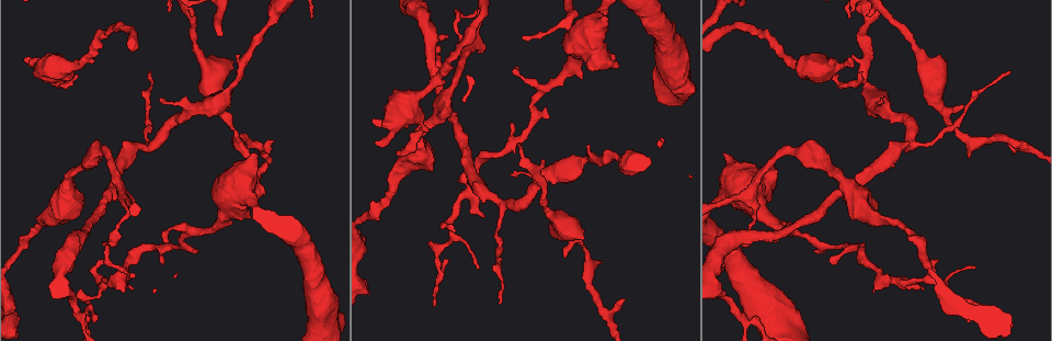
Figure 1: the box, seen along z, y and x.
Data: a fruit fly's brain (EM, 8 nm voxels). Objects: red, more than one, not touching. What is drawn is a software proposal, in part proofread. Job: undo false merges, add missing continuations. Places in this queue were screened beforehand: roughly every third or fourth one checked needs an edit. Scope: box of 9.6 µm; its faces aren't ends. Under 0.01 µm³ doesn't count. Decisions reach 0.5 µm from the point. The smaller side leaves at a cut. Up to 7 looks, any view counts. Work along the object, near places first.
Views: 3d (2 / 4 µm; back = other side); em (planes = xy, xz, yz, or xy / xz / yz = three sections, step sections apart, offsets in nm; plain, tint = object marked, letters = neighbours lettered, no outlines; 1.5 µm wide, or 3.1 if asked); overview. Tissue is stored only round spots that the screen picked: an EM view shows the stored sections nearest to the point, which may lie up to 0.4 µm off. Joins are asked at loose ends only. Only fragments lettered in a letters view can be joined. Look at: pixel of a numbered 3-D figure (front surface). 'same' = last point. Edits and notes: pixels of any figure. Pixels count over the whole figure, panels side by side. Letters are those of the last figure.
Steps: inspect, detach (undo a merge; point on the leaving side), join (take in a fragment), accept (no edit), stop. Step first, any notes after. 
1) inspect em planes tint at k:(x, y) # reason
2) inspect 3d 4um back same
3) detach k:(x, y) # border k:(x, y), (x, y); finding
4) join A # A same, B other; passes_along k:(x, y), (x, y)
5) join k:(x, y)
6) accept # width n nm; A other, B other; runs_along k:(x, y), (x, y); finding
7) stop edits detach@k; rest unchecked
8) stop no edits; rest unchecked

inspect 3d 4um at 1:(576, 62) # calibre changes

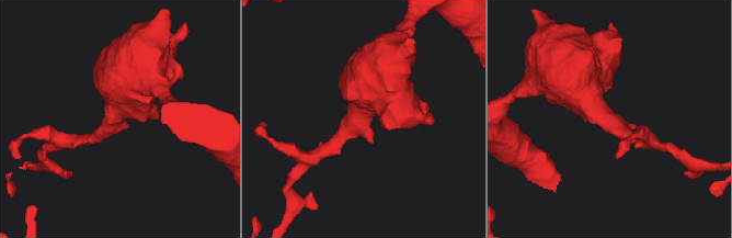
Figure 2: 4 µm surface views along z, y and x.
inspect em planes letters at 2:(362, 113) # need the tissue

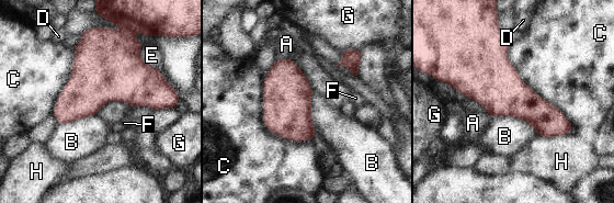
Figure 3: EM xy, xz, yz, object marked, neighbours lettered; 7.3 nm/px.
accept # width 320 nm; A other, B other, C other, D other, E other, F other, G other, H other; border 3:(263, 78), (263, 124), (313, 139); one neuron here

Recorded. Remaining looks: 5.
inspect em planes letters at 1:(167, 240) # branch stops here

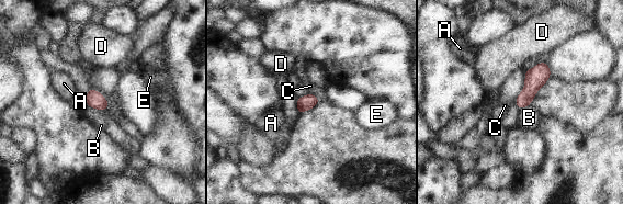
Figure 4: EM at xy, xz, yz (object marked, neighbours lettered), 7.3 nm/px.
accept # width 110 nm; A other, B other, C other, D other, E other; border 4:(87, 104), (101, 111); no lettered fragment goes on from it

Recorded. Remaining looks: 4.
inspect em planes letters at 1:(83, 322) # thin neck

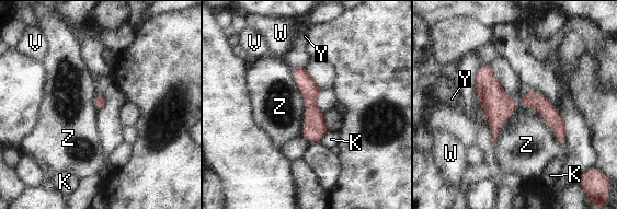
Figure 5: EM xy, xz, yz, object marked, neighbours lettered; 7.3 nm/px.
accept # K other, V other, W other, Y other, Z other; runs_along 5:(295, 70), (310, 90), (317, 139); all the same neuron

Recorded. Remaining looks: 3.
stop no edits; rest unchecked

